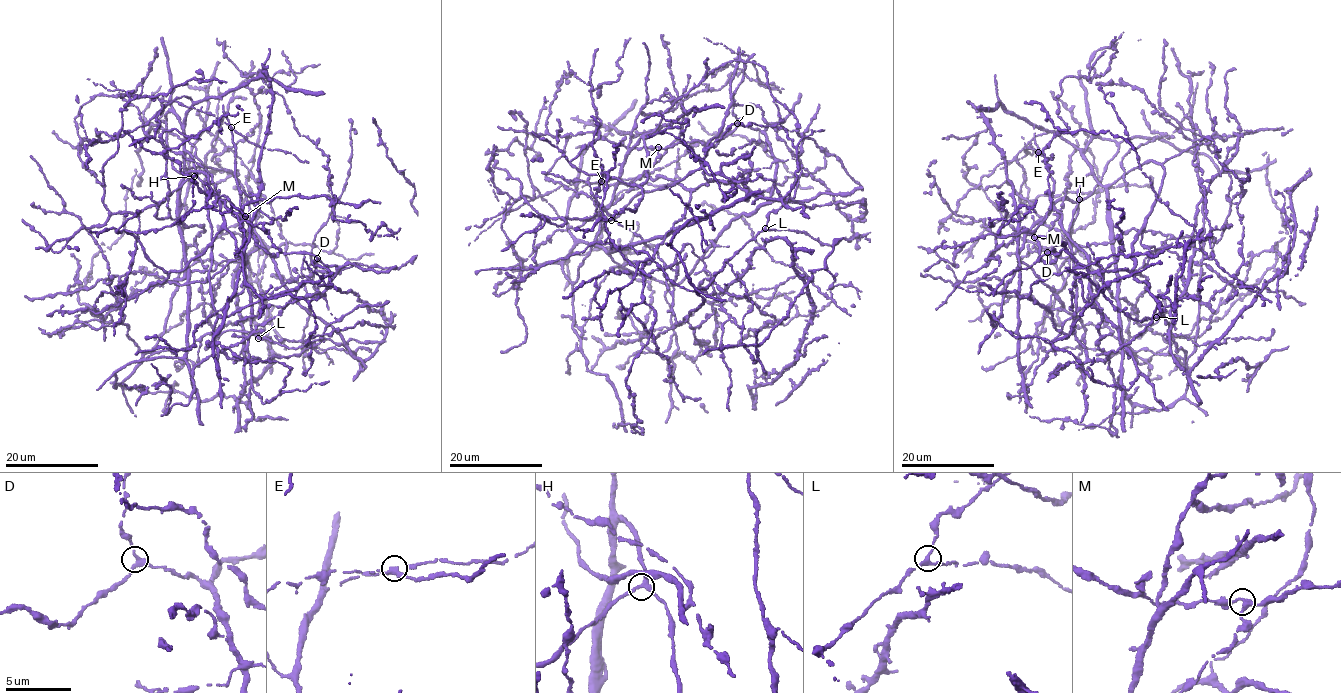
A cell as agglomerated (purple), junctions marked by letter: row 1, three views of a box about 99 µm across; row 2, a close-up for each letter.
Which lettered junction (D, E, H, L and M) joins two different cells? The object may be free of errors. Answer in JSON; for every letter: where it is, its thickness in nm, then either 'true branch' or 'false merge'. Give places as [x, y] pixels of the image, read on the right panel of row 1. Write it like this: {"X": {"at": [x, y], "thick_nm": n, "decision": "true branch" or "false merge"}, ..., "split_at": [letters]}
{"D": {"at": [1047, 252], "thick_nm": 260, "decision": "true branch"}, "E": {"at": [1038, 152], "thick_nm": 280, "decision": "false merge"}, "H": {"at": [1079, 199], "thick_nm": 280, "decision": "true branch"}, "L": {"at": [1156, 317], "thick_nm": 280, "decision": "true branch"}, "M": {"at": [1034, 237], "thick_nm": 300, "decision": "true branch"}, "split_at": ["E"]}

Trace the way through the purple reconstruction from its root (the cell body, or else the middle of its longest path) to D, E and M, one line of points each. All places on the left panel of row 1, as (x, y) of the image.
D: (186, 351), (186, 170), (234, 173), (287, 291), (325, 294), (336, 268), (317, 258)
E: (186, 351), (188, 284), (211, 277), (243, 254), (244, 249), (230, 128)
M: (186, 351), (188, 169), (234, 173), (287, 291), (321, 296), (336, 272), (311, 253), (265, 253), (245, 216)

